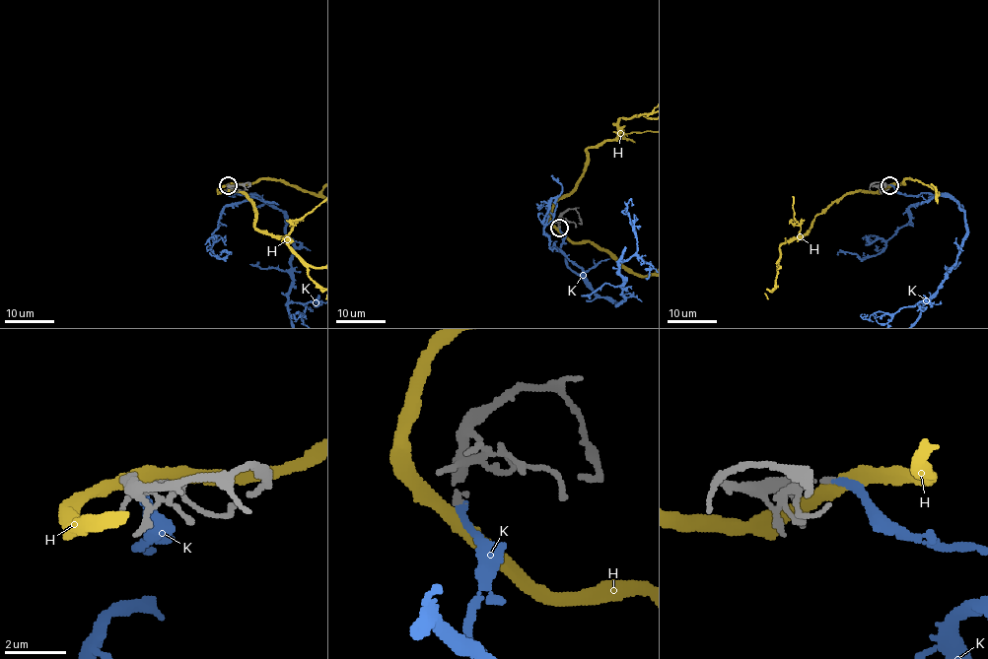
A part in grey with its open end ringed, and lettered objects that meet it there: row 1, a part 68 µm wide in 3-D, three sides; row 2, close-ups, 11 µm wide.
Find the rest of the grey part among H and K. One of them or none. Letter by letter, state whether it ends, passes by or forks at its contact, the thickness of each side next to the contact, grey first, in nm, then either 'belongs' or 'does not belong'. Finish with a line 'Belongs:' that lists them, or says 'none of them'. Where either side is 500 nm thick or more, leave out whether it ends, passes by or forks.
H: it passes by; calibres 180 and 400 nm; does not belong
K: it ends; calibres 200 and 240 nm; belongs
Belongs: K

